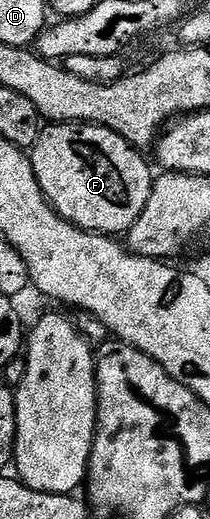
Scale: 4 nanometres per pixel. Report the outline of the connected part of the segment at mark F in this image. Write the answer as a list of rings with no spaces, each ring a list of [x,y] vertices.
[[[51,124],[29,149],[33,174],[61,219],[100,234],[126,234],[137,222],[153,183],[153,171],[140,149],[99,124]]]

